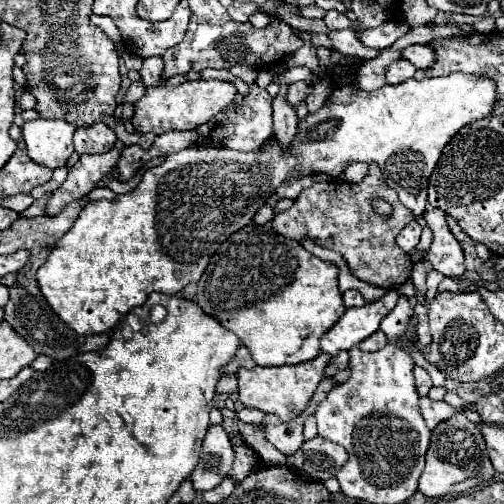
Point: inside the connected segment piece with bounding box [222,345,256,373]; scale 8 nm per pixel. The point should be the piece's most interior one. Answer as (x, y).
(242, 359)

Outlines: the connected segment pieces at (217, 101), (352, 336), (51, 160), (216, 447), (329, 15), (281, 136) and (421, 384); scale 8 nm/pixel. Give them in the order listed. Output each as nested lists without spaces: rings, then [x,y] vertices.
[[[186,81],[182,85],[170,87],[166,83],[160,83],[156,87],[146,89],[144,97],[136,101],[136,113],[132,117],[132,125],[138,133],[156,133],[162,135],[166,131],[184,131],[184,129],[196,129],[198,125],[208,123],[216,113],[220,113],[224,107],[232,103],[236,95],[236,85],[230,81]]]
[[[388,291],[376,303],[366,303],[362,307],[346,309],[346,313],[330,327],[330,331],[322,335],[320,349],[334,357],[342,349],[348,351],[356,347],[362,339],[378,331],[380,321],[394,309],[398,297],[400,297],[398,291]]]
[[[34,119],[22,127],[28,155],[50,169],[66,165],[66,159],[74,151],[72,135],[76,127],[66,119]]]
[[[210,425],[202,443],[202,453],[190,481],[196,491],[208,491],[222,483],[234,463],[234,447],[222,425]]]
[[[336,9],[326,11],[324,23],[326,23],[330,29],[344,29],[344,27],[352,27],[352,25],[354,25],[354,21],[346,19],[346,17],[344,17],[340,11],[336,11]]]
[[[280,85],[280,93],[274,97],[274,137],[282,151],[290,149],[290,141],[296,135],[296,109],[286,103],[286,85]]]
[[[414,367],[414,379],[416,379],[418,395],[420,395],[420,397],[426,397],[428,391],[430,391],[430,387],[432,387],[432,379],[430,379],[430,375],[426,373],[426,369]]]

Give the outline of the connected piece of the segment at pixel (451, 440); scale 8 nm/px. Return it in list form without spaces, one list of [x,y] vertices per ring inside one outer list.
[[[458,413],[432,431],[430,447],[426,453],[426,467],[420,475],[418,491],[426,497],[460,495],[466,489],[490,481],[494,475],[496,471],[488,459],[488,451],[480,429],[474,423],[470,423],[462,413]]]

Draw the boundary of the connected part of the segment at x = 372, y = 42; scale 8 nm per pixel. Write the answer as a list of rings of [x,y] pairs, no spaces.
[[[396,19],[374,29],[364,29],[360,33],[360,41],[372,49],[384,49],[384,47],[390,47],[396,39],[400,39],[408,29],[410,27],[404,19]]]

